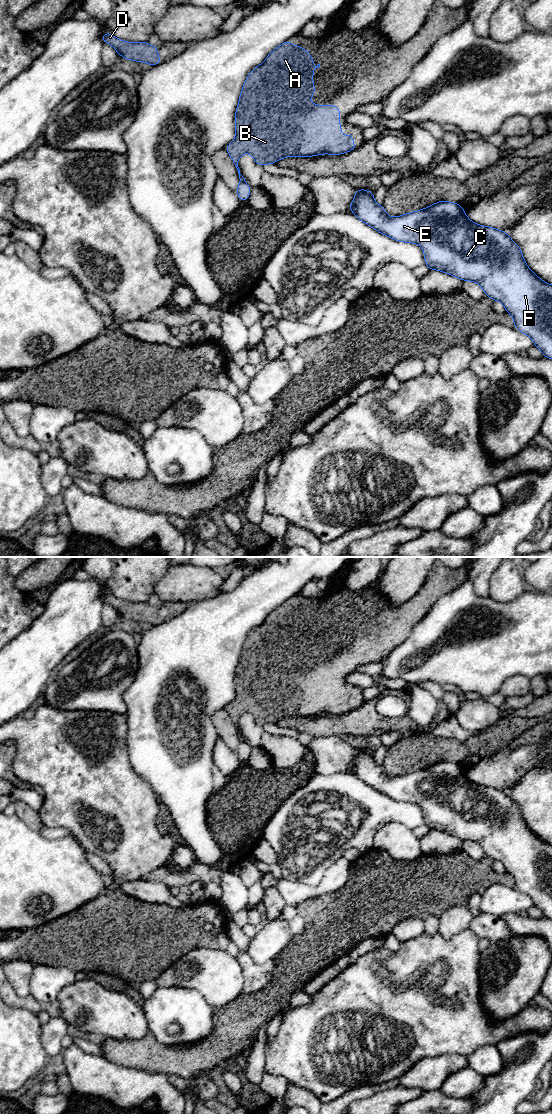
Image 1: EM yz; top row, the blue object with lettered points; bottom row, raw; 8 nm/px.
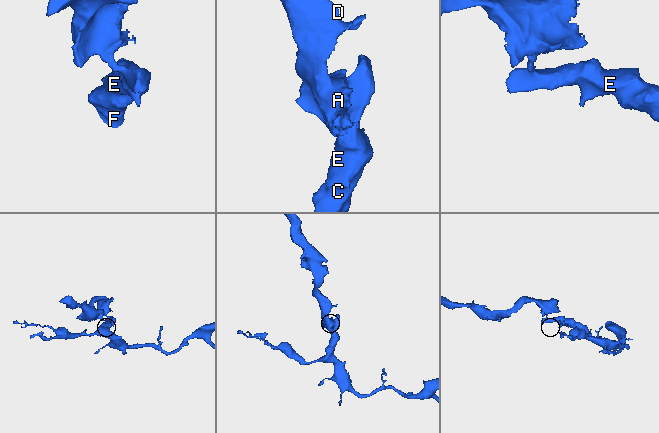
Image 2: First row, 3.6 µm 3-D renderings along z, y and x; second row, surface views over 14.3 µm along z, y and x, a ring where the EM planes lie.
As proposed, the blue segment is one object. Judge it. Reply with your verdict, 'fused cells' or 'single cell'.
fused cells

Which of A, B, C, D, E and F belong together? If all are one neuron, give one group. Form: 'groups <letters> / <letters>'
groups A B D / C E F

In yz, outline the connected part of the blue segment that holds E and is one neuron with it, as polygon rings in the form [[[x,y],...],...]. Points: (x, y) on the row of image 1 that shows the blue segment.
[[[356,189],[349,209],[359,220],[386,236],[419,244],[429,270],[478,283],[485,295],[503,303],[506,312],[514,318],[514,327],[530,336],[544,357],[552,359],[552,285],[529,269],[520,247],[505,231],[473,223],[462,205],[448,201],[438,201],[422,210],[389,217],[383,205],[375,203],[374,192],[365,189]]]

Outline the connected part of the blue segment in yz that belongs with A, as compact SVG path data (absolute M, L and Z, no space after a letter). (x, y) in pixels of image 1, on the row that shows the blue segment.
M288 39L280 46L275 48L271 53L268 54L265 61L252 69L251 73L247 76L243 89L241 91L239 97L239 104L236 108L235 112L235 130L236 137L235 139L225 147L225 150L230 155L233 163L235 164L240 181L245 181L245 178L240 174L240 169L238 167L239 158L243 153L250 153L256 164L263 166L265 164L274 164L278 160L285 157L311 157L321 154L332 154L332 155L340 155L352 151L359 147L358 145L353 144L353 134L350 132L346 135L345 138L341 136L341 122L337 120L338 117L341 116L341 110L337 108L336 105L310 105L309 102L313 100L310 96L311 93L316 93L317 89L313 86L313 70L315 68L319 68L320 64L315 66L312 61L312 55L308 53L306 49L300 47L300 43L294 41L295 44L298 45L296 49L291 48L291 39Z

